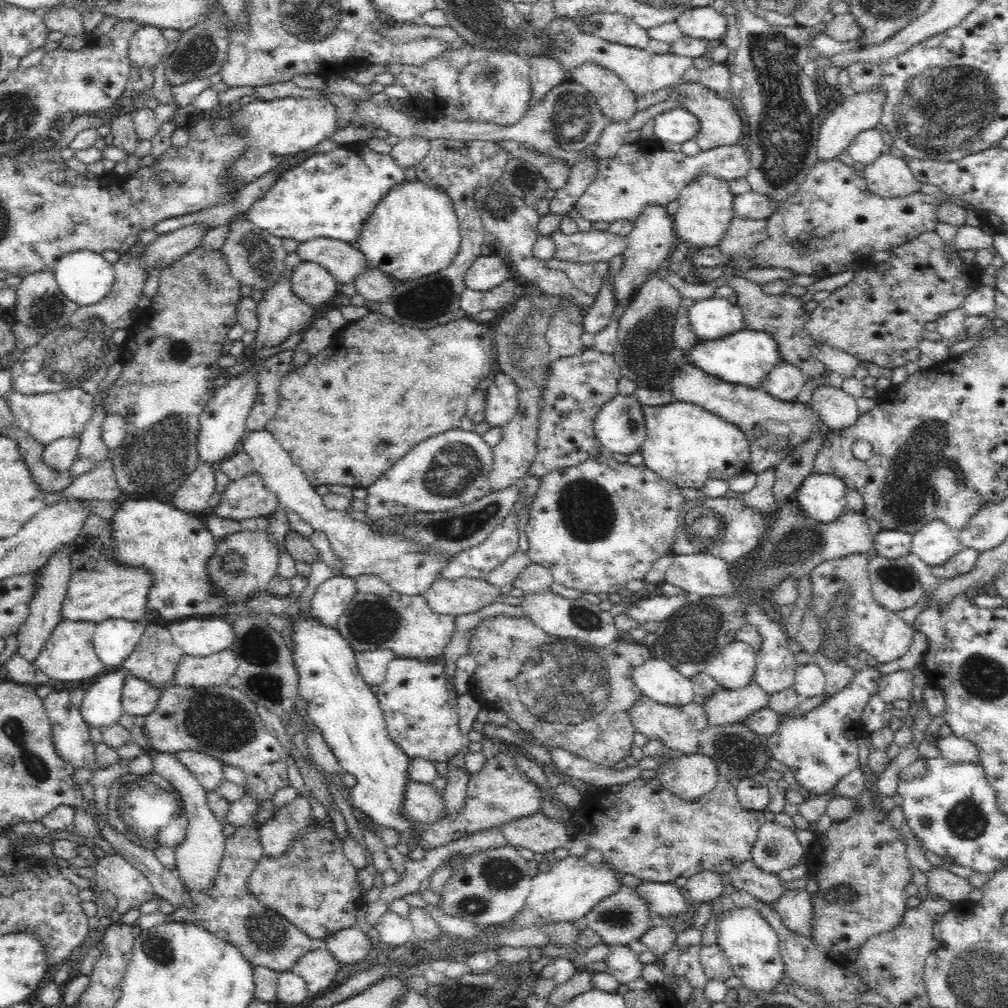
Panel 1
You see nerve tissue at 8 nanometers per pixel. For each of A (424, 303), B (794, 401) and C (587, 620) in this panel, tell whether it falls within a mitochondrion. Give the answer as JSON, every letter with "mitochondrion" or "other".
{"A":"mitochondrion","B":"other","C":"mitochondrion"}

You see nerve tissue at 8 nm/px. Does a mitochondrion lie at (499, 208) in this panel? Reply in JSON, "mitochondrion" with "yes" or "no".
{"mitochondrion":"yes"}

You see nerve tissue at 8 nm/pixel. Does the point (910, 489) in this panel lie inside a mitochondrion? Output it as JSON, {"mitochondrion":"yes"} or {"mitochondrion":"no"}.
{"mitochondrion":"yes"}

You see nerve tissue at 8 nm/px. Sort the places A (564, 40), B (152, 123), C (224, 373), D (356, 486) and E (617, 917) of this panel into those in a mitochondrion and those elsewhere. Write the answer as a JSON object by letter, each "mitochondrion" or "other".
{"A":"mitochondrion","B":"other","C":"other","D":"other","E":"mitochondrion"}

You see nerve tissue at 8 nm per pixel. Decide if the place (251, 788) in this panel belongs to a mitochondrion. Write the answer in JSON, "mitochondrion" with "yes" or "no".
{"mitochondrion":"no"}

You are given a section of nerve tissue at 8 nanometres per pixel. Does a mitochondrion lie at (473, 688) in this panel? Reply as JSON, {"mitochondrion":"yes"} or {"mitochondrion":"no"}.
{"mitochondrion":"no"}

